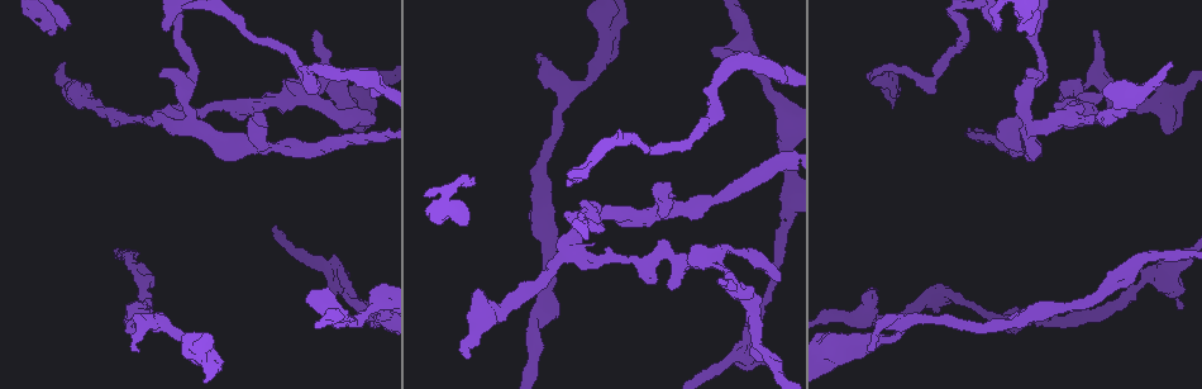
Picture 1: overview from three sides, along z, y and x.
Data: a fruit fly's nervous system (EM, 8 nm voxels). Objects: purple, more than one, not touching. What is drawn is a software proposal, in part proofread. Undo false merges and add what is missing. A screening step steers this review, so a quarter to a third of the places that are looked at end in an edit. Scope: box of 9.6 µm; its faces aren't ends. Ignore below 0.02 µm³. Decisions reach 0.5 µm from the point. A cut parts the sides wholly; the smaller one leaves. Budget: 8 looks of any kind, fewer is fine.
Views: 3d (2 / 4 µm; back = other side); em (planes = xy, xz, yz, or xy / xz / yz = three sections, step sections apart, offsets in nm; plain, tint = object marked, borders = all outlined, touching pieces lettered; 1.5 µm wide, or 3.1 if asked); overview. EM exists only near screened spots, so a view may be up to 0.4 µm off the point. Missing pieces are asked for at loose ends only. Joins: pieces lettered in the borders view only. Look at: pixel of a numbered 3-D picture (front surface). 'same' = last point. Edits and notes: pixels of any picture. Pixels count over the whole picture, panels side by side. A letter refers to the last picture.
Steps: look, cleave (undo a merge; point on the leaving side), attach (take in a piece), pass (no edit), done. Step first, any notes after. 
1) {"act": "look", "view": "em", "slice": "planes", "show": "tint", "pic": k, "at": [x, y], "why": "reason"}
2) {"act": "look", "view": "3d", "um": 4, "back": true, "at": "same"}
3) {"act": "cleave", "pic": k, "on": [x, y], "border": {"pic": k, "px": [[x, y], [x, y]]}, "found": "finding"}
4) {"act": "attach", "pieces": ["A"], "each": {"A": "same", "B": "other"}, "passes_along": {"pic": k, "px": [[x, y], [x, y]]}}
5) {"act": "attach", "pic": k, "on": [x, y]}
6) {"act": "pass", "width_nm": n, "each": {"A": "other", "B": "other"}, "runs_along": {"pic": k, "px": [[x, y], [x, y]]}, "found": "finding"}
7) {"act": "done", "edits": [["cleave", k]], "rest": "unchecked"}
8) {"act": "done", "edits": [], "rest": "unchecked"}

{"act": "look", "view": "em", "slice": "planes", "show": "borders", "pic": 1, "at": [928, 84], "why": "abrupt turn"}

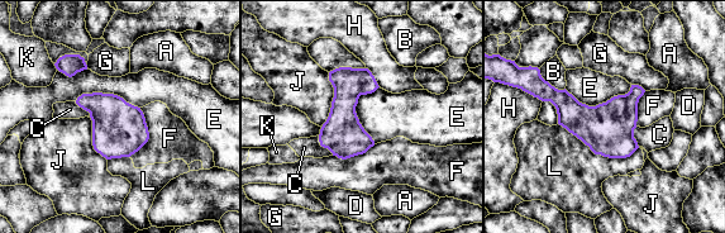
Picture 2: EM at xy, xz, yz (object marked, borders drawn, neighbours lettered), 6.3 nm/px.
{"act": "pass", "width_nm": 170, "longest_contact_nm": ["L", 550], "each": {"A": "other", "B": "other", "C": "other", "D": "other", "E": "other", "F": "other", "G": "other", "H": "other", "J": "other", "K": "other", "L": "other"}, "found": "one neuron here"}

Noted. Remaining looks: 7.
{"act": "look", "view": "em", "slice": "planes", "show": "tint", "pic": 1, "at": [164, 27], "why": "branch stops here"}

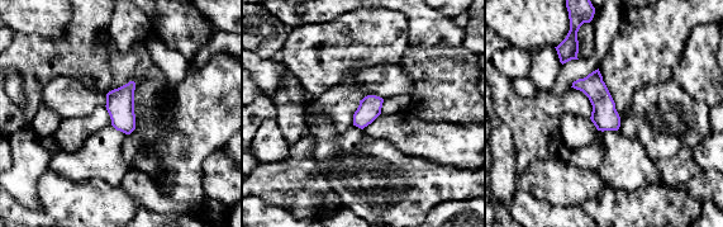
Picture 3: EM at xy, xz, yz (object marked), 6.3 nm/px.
{"act": "look", "view": "em", "slice": "planes", "show": "borders", "at": "same"}

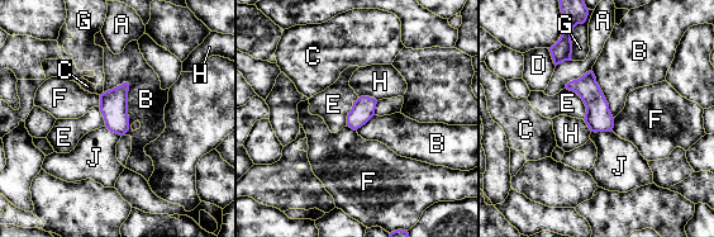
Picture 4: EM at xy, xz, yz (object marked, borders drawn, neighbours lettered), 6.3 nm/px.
{"act": "pass", "each": {"A": "other", "B": "other", "C": "other", "D": "other", "E": "other", "F": "other", "G": "other", "H": "other", "J": "other"}, "border": {"pic": 4, "px": [[123, 81], [128, 84], [125, 133]]}, "found": "no lettered piece goes on from it"}

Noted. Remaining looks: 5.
{"act": "look", "view": "em", "slice": "planes", "show": "borders", "pic": 1, "at": [470, 182], "why": "an open end"}

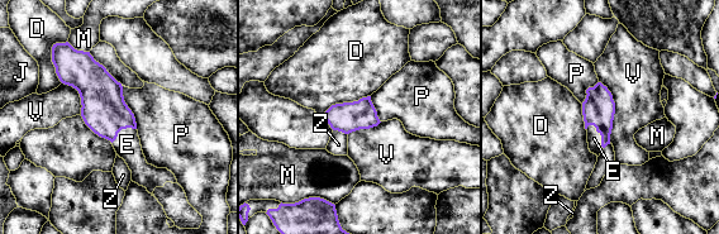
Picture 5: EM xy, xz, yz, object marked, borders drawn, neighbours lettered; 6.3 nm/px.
{"act": "attach", "pieces": ["E"], "longest_contact_nm": ["V", 400], "each": {"D": "other", "E": "same", "J": "other", "M": "other", "P": "other", "V": "other", "Z": "other"}, "found": "the neuron continues"}

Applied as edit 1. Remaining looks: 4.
{"act": "done", "edits": [["attach", 5]], "rest": "unchecked"}

